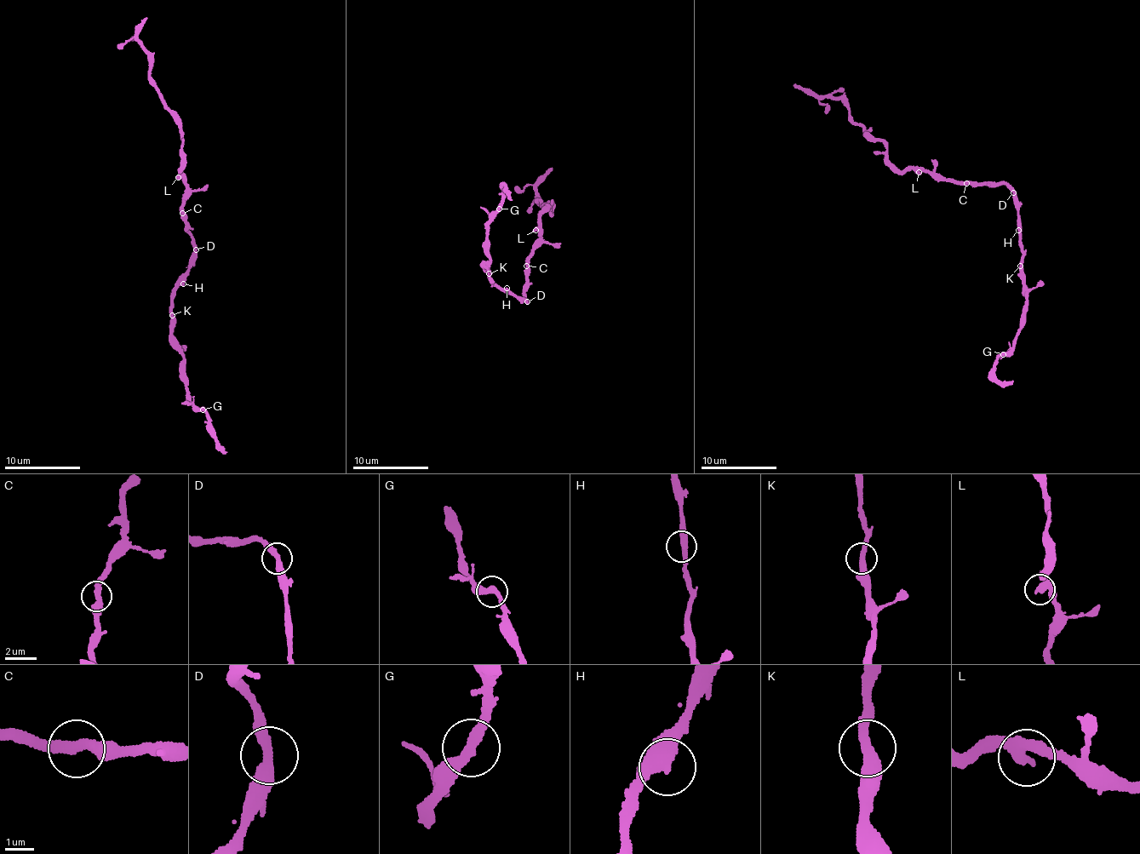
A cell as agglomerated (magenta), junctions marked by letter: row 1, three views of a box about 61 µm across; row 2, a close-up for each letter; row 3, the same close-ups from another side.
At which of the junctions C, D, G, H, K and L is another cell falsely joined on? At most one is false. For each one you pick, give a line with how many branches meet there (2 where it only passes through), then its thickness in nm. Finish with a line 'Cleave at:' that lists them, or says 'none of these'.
Cleave at: none of these

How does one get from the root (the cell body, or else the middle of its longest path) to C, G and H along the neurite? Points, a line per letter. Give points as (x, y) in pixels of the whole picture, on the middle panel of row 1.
C: (526, 295), (526, 266)
G: (526, 295), (525, 301), (523, 297), (492, 283), (484, 264), (489, 260), (485, 249), (488, 225), (499, 208)
H: (526, 295), (525, 301), (523, 297), (506, 288)

